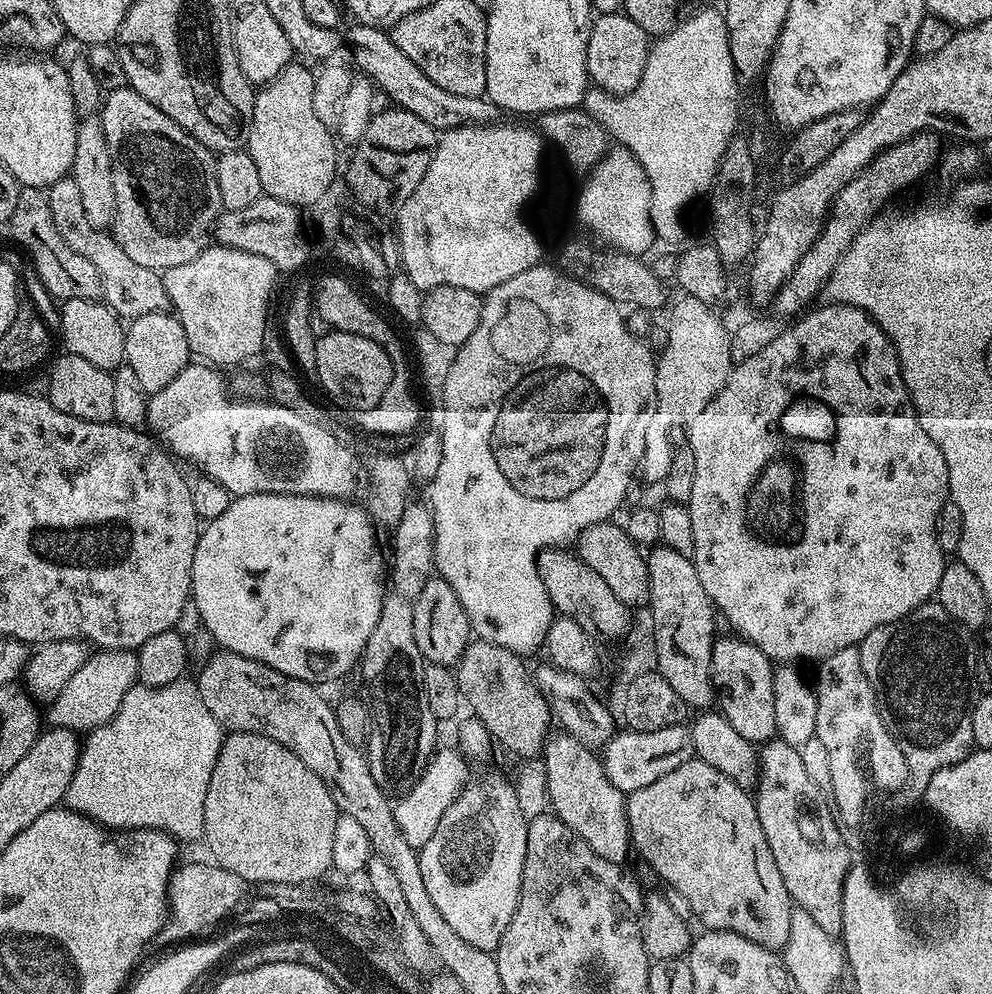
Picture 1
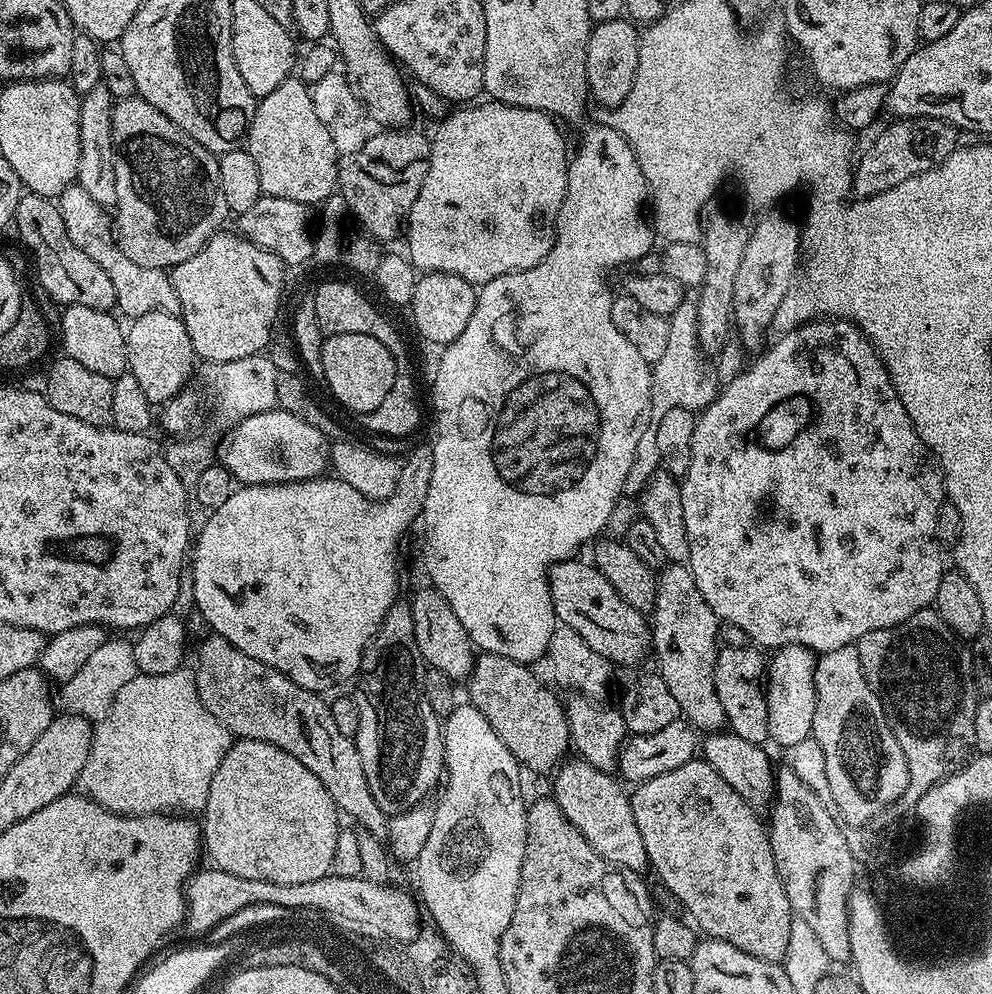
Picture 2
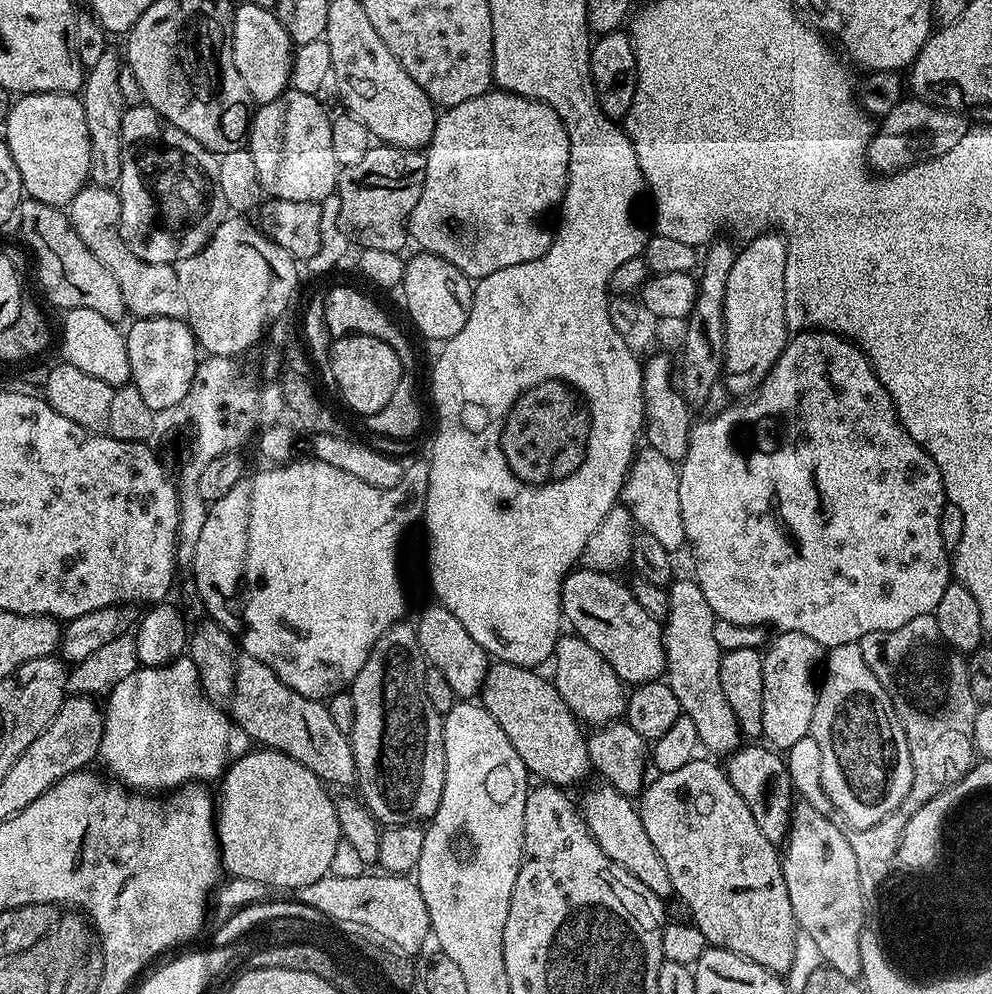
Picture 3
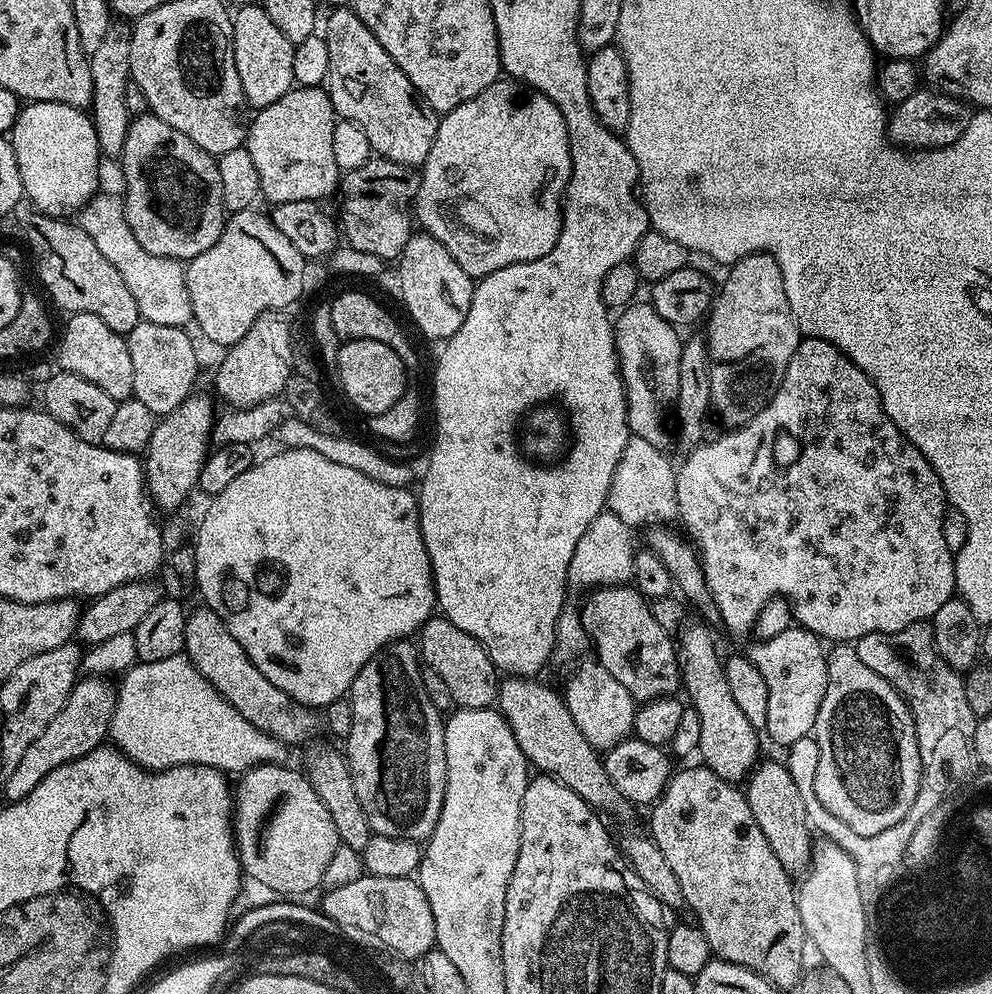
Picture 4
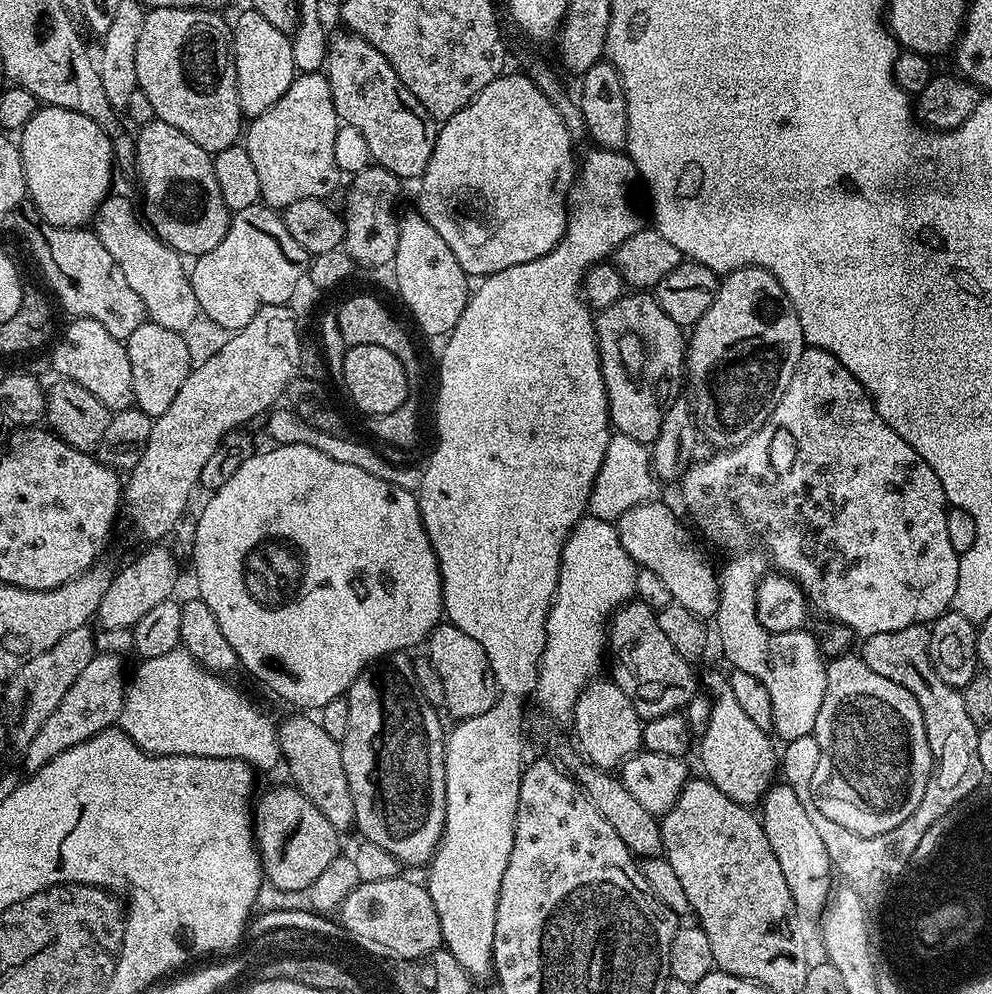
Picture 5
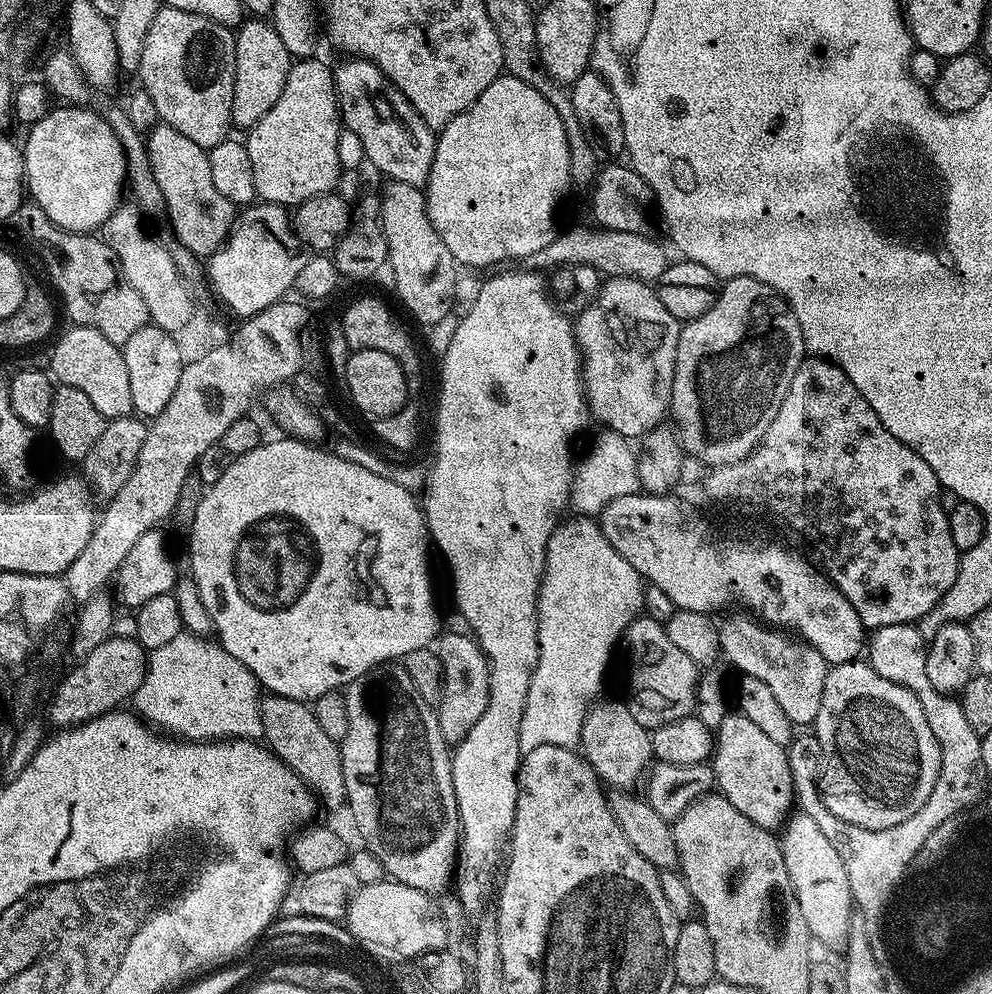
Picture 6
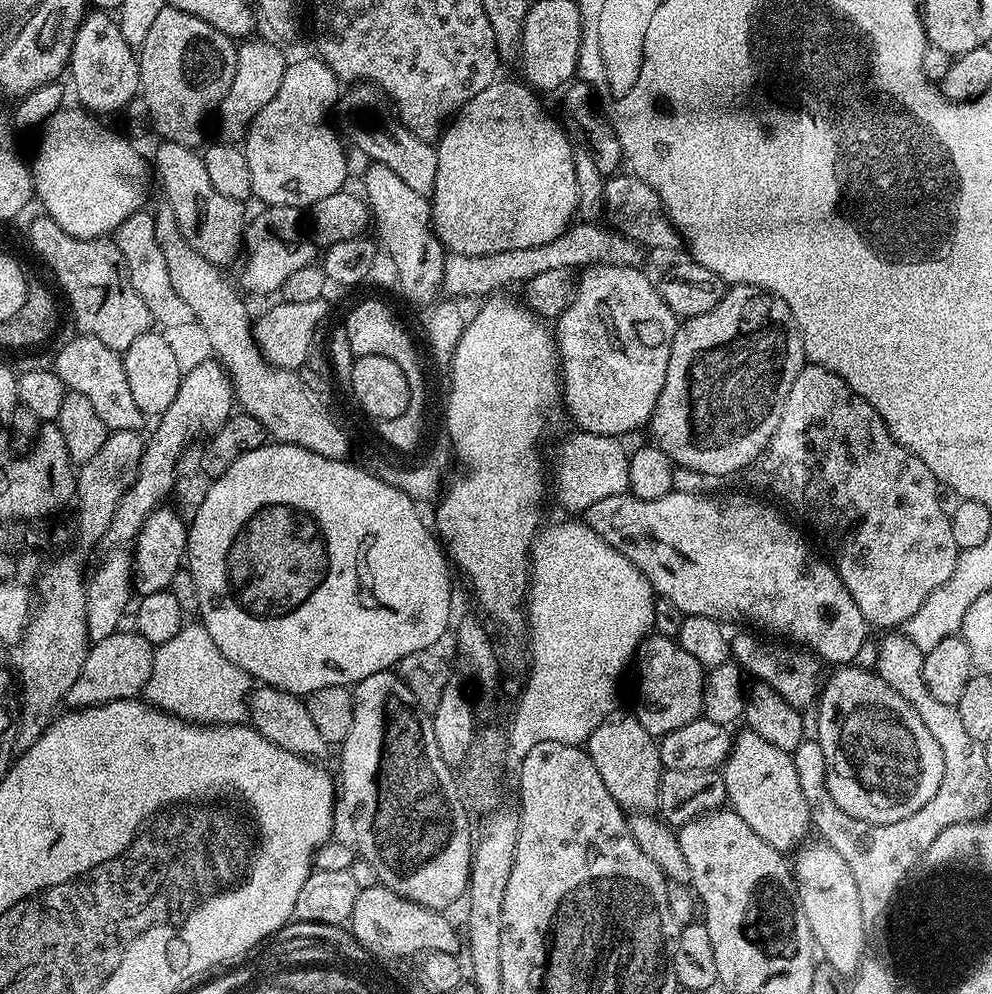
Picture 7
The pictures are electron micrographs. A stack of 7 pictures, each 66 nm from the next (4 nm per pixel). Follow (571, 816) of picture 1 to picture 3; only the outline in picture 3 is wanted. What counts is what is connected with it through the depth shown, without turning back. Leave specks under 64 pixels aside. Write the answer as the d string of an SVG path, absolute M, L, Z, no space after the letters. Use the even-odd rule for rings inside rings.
M600 782L597 785L597 788L590 789L578 800L580 817L586 822L594 842L602 846L602 854L606 854L606 858L630 870L630 874L634 874L634 878L638 878L638 882L642 882L642 886L649 888L654 895L661 898L671 897L673 891L670 874L666 874L666 866L658 850L654 850L654 842L650 842L650 837L646 834L646 826L642 826L637 805L611 784Z

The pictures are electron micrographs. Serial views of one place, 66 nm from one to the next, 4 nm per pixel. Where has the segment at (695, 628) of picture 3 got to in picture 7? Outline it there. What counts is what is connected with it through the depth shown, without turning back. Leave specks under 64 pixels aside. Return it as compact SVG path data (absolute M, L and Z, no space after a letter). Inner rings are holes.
M744 730L732 741L730 754L722 765L722 775L731 811L736 812L762 842L770 842L770 846L781 850L796 850L805 843L804 835L810 832L812 815L790 752L778 750L778 746L770 746L766 738Z

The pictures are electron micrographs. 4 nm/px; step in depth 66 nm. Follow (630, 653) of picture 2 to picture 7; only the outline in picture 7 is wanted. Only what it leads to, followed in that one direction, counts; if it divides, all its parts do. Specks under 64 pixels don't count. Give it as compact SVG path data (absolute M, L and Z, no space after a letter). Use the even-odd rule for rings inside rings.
M649 634L640 642L634 668L640 675L640 697L636 700L636 721L650 735L663 738L690 722L701 719L706 669L673 637Z

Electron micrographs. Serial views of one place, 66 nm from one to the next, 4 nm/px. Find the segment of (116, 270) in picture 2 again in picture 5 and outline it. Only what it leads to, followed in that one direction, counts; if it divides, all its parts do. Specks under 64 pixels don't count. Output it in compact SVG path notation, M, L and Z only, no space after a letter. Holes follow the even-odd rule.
M105 196L96 210L94 231L102 246L106 246L106 251L114 257L114 262L118 262L126 283L132 287L134 294L138 294L138 298L142 298L147 319L158 326L166 326L166 330L187 333L200 312L189 269L180 253L162 243L141 219L137 205L135 208L124 196Z

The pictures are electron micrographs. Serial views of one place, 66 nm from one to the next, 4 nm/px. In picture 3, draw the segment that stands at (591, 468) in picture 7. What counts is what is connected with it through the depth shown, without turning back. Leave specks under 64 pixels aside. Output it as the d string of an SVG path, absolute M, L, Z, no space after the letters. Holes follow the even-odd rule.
M645 447L633 459L628 476L624 479L622 493L622 503L636 520L637 529L646 534L654 534L654 538L658 538L658 542L662 542L662 546L666 546L666 550L673 554L679 553L679 548L685 547L686 544L682 526L682 506L678 503L679 481L677 465L658 454L658 450Z

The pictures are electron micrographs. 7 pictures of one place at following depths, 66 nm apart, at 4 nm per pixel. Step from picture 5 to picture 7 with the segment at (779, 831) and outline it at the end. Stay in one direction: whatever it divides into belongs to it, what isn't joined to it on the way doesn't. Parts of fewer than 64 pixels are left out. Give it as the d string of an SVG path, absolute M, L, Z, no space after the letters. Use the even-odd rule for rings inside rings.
M823 842L809 843L801 847L795 853L794 876L798 881L798 895L800 898L800 908L806 914L808 925L812 931L812 939L819 955L823 957L837 977L851 977L860 966L862 953L866 948L866 941L863 930L862 906L858 902L858 886L854 886L854 874L850 874L850 866L842 859L842 854L838 854L829 844Z

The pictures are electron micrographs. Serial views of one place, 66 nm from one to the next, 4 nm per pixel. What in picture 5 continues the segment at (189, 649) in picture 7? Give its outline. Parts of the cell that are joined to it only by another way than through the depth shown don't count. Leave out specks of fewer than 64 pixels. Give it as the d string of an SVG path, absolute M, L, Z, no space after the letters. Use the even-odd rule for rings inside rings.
M183 647L170 650L170 654L162 654L159 658L150 658L149 660L140 660L137 663L136 673L131 673L130 679L126 684L124 693L124 705L122 706L122 714L118 721L120 731L125 732L133 742L144 752L148 752L152 756L206 756L208 758L234 758L235 760L244 760L251 764L253 769L272 768L277 763L281 763L280 755L280 734L275 723L271 724L266 717L260 713L260 708L248 696L243 696L238 689L232 684L227 684L223 675L211 672L209 668L204 668L199 661L185 652Z

